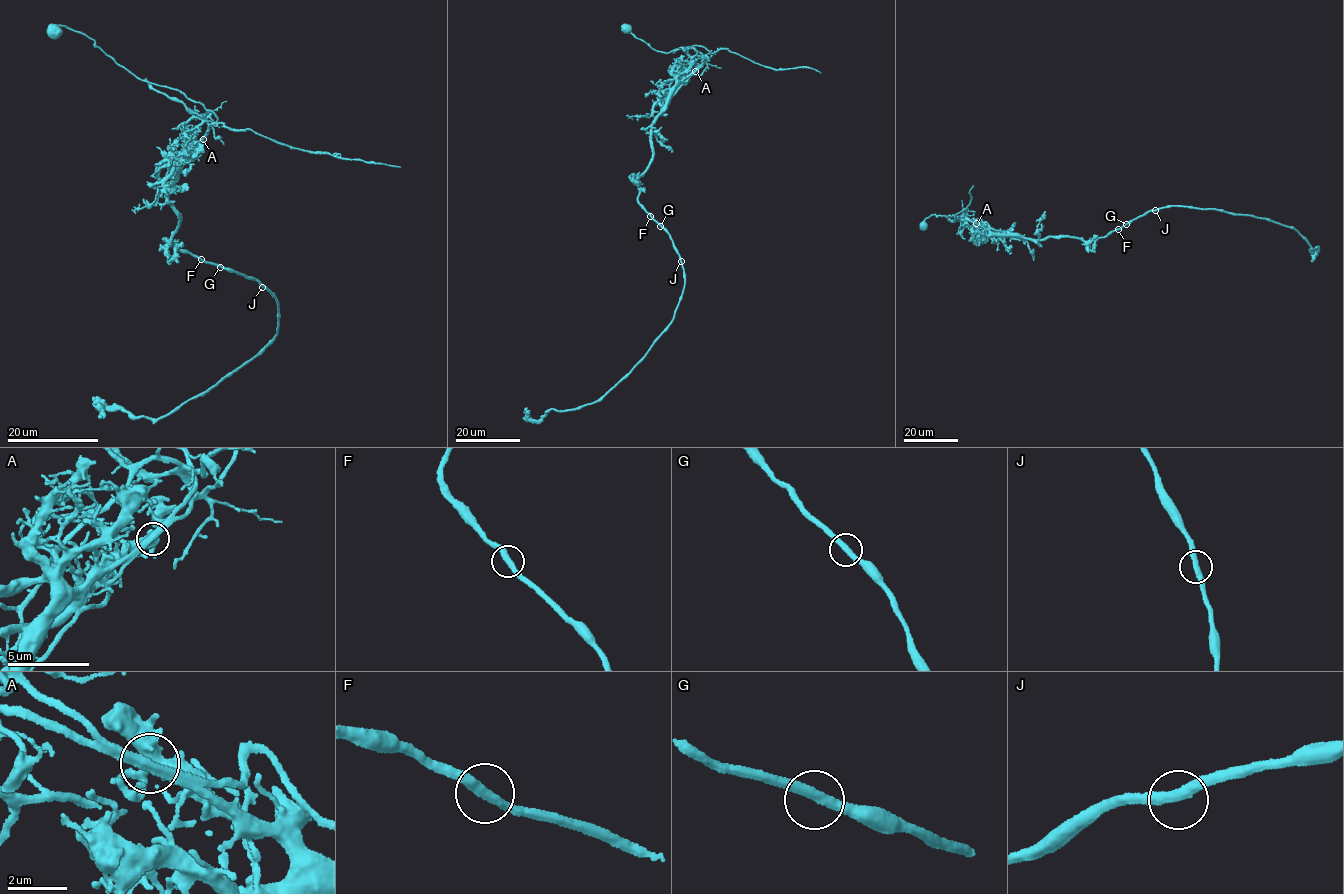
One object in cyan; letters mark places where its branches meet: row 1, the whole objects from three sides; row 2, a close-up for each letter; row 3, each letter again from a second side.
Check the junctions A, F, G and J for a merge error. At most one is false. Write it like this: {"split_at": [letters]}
{"split_at": ["A"]}

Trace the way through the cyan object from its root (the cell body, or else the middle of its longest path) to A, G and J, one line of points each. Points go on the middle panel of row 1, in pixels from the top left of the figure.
A: (646, 210), (638, 200), (638, 180), (652, 157), (651, 124), (666, 101), (695, 71)
G: (646, 210), (660, 226)
J: (646, 210), (668, 233), (681, 261)

